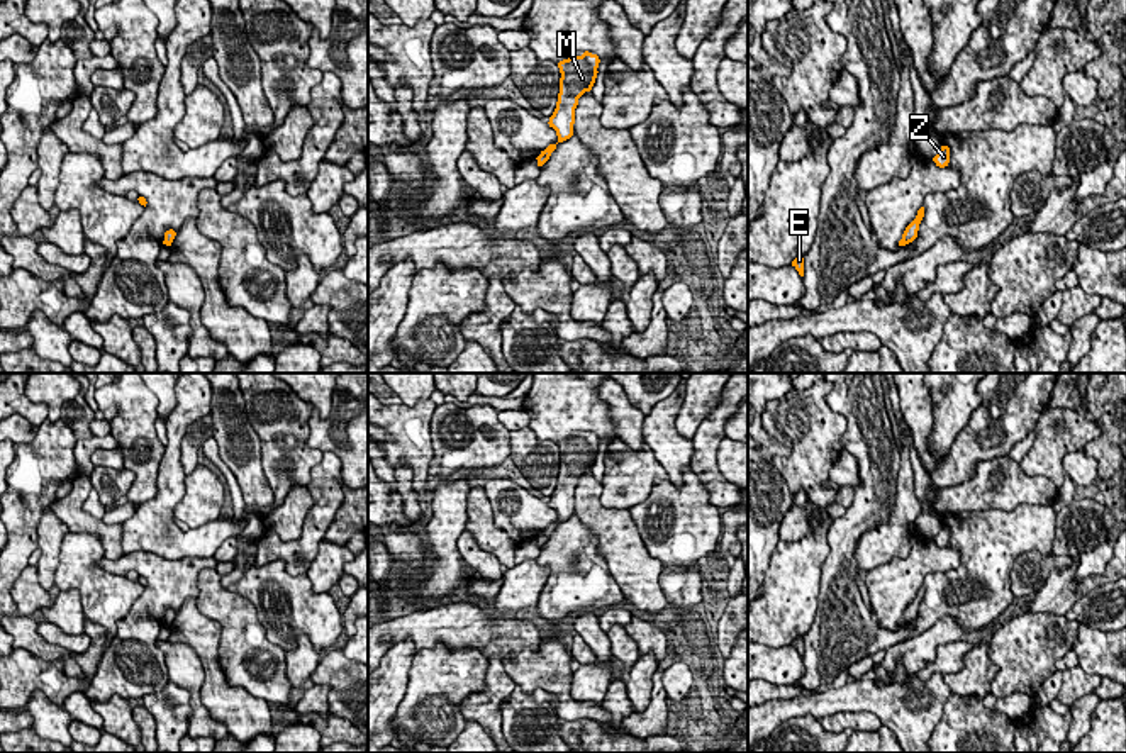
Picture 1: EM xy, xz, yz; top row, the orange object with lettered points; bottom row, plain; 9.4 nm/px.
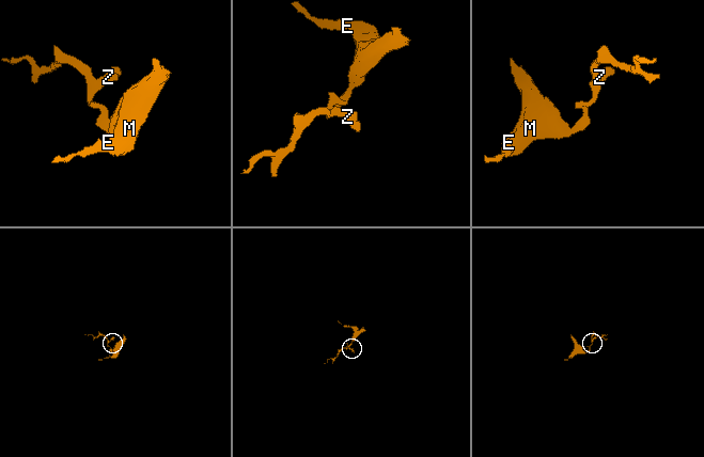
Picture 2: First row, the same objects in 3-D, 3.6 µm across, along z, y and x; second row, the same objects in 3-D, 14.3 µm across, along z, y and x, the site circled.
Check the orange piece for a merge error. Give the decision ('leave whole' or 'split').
leave whole

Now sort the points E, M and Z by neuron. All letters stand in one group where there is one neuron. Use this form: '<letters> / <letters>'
E M Z

